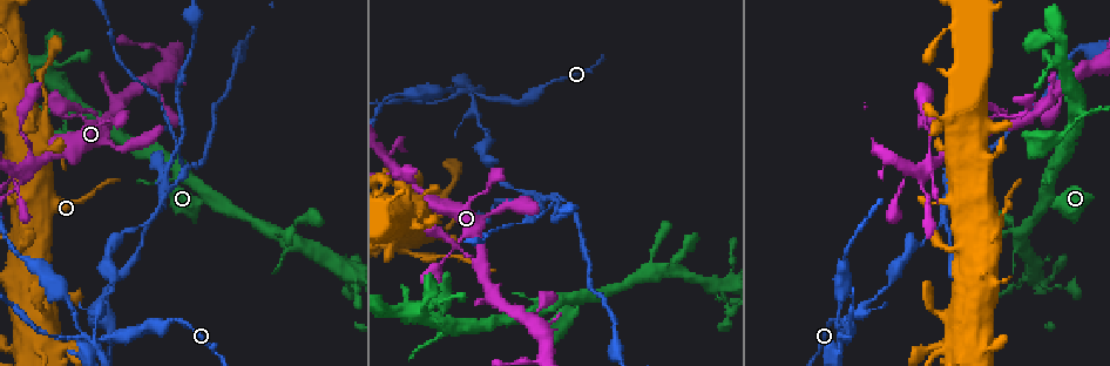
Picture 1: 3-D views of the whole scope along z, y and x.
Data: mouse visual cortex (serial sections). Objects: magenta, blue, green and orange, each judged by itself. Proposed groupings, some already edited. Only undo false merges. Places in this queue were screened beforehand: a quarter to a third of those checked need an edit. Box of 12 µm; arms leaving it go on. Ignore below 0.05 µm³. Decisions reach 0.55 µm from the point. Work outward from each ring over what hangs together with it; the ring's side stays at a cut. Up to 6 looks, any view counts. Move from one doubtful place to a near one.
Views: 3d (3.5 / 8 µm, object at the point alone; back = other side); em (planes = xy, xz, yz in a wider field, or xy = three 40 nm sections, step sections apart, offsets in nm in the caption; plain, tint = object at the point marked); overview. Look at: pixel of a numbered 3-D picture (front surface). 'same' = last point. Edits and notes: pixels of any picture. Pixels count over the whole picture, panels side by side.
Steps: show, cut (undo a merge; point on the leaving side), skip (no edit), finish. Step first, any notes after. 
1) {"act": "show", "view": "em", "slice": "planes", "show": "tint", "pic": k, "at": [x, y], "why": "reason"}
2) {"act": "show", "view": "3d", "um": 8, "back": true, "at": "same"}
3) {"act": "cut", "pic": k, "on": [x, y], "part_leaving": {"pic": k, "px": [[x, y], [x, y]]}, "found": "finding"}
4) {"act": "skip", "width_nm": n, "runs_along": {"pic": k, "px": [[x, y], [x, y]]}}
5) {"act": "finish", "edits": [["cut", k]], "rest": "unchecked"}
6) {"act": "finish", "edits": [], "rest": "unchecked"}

{"act": "show", "view": "3d", "um": 8, "pic": 1, "at": [407, 252], "why": "sudden change in width"}

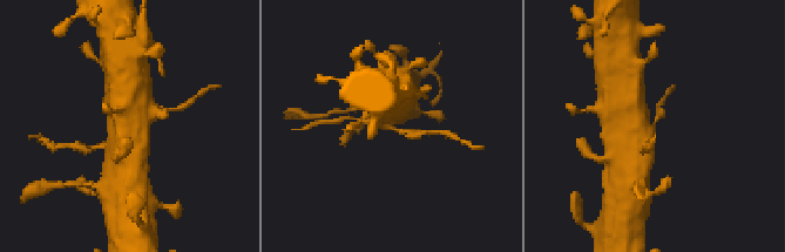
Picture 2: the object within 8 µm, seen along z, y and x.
{"act": "show", "view": "em", "slice": "xy", "step": 5, "show": "tint", "pic": 2, "at": [654, 125], "why": "shape alone is not enough"}

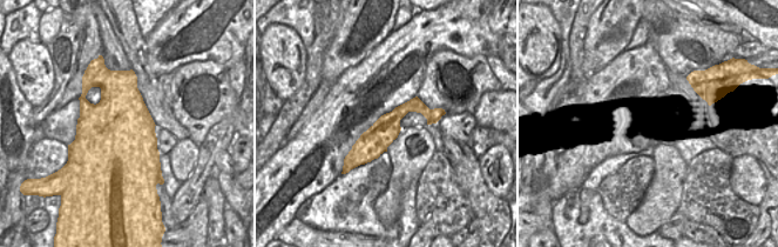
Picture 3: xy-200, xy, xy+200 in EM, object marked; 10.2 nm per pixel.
{"act": "cut", "pic": 2, "on": [85, 149], "part_leaving": {"pic": 2, "px": [[388, 126], [414, 135], [432, 134]]}, "found": "two cells meet here"}

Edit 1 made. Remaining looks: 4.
{"act": "show", "view": "overview"}

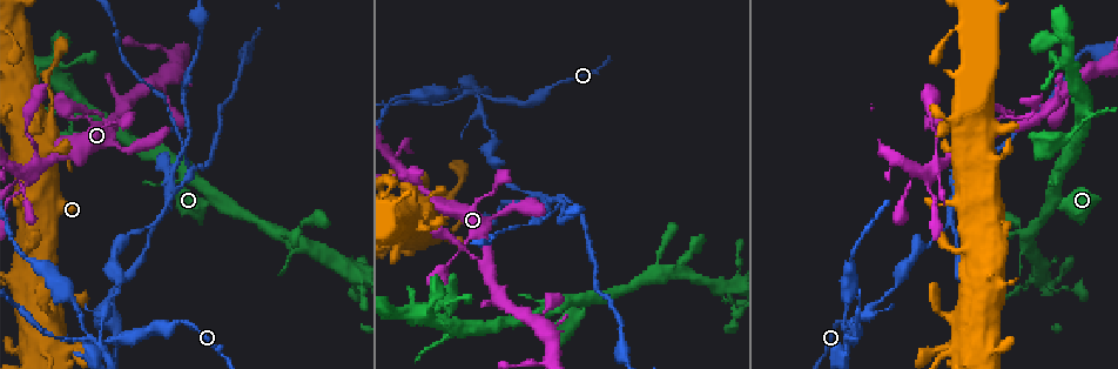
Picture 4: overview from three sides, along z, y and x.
{"act": "show", "view": "3d", "um": 8, "pic": 4, "at": [99, 345], "why": "two arms at a narrow angle"}

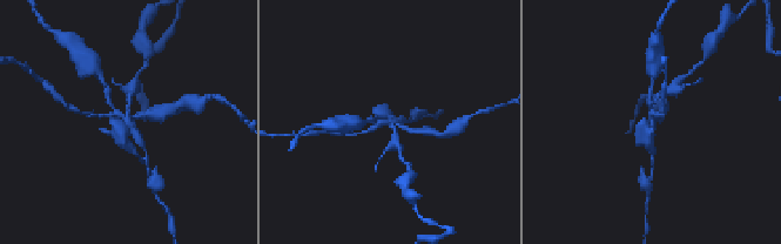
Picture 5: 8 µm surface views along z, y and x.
{"act": "show", "view": "3d", "um": 3.5, "pic": 5, "at": [127, 120]}

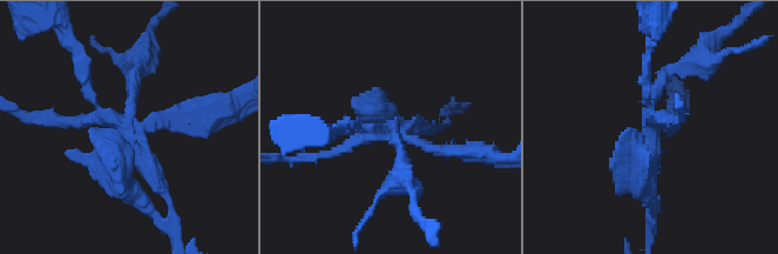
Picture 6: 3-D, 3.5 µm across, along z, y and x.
{"act": "show", "view": "em", "slice": "xy", "step": 1, "show": "tint", "pic": 6, "at": [123, 127]}

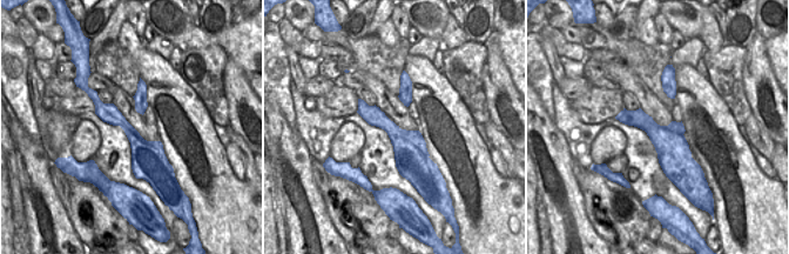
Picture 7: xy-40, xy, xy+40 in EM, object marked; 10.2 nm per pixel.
{"act": "cut", "pic": 6, "on": [100, 159], "part_leaving": {"pic": 6, "px": [[133, 129], [124, 129], [143, 53]]}, "found": "two cells meet here"}

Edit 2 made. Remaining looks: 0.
{"act": "finish", "edits": [["cut", 2], ["cut", 6]], "rest": "unchecked"}

